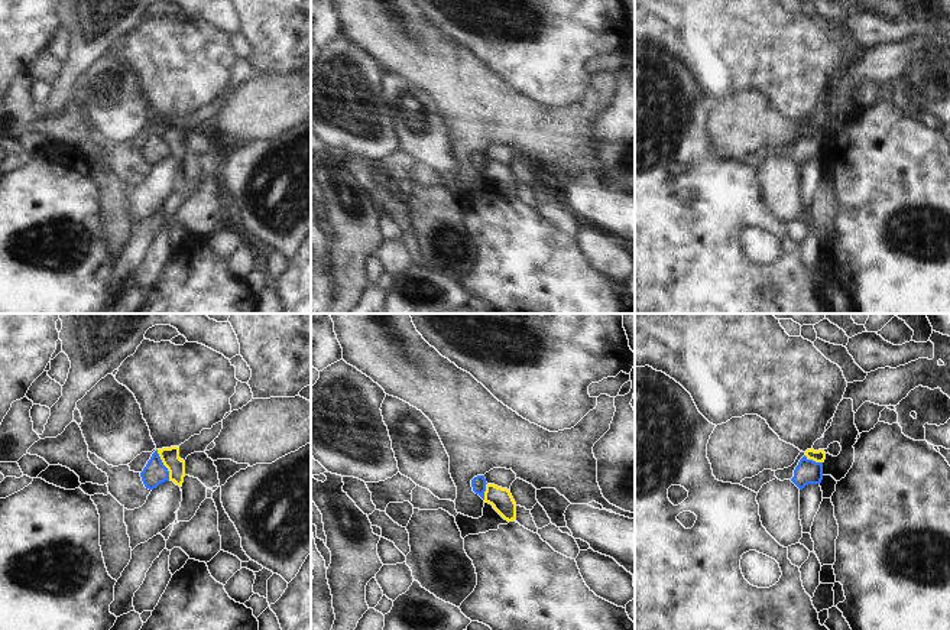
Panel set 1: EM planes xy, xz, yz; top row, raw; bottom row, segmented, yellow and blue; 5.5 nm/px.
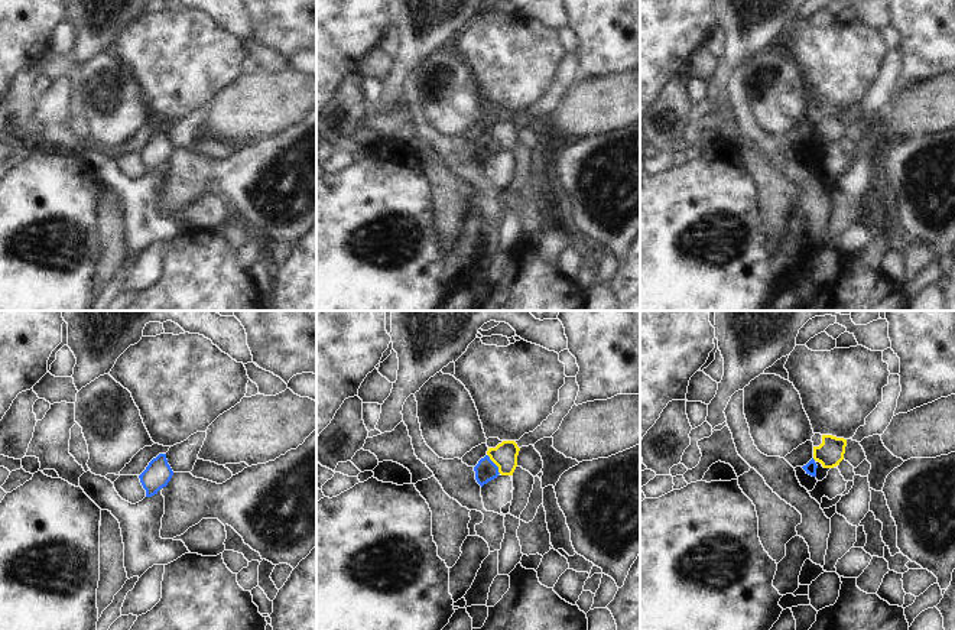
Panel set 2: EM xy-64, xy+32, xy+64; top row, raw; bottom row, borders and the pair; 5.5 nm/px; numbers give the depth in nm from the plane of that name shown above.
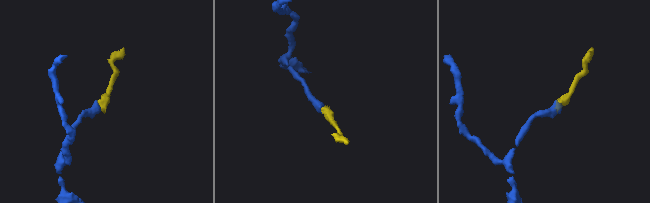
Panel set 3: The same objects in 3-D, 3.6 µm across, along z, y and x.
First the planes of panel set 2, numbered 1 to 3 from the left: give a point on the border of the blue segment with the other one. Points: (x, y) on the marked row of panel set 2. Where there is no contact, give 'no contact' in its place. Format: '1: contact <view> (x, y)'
1: no contact
2: contact xy+32 (494, 463)
3: no contact

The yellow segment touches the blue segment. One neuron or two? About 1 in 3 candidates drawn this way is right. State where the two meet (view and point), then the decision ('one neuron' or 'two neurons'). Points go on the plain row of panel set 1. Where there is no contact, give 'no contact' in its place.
xy (164, 140) | two neurons

